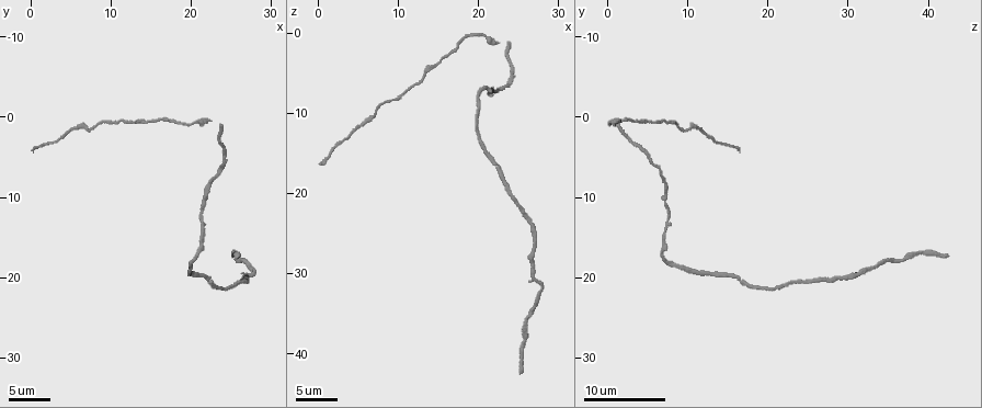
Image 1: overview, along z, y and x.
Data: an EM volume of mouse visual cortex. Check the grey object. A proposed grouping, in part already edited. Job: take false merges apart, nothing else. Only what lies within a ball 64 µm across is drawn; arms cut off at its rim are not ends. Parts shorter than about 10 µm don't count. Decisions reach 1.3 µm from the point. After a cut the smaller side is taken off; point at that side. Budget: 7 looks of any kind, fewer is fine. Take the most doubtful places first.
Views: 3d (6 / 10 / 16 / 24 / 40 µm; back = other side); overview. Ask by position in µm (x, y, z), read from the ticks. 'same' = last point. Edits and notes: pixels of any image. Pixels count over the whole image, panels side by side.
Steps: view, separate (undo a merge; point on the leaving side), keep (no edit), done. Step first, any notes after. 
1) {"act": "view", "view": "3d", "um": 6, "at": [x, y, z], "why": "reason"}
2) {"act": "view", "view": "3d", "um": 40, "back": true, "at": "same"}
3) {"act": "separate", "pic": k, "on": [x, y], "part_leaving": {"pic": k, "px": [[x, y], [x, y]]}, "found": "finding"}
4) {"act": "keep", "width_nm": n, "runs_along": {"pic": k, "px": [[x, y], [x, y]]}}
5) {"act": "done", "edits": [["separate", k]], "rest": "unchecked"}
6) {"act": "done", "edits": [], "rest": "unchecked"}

{"act": "view", "view": "3d", "um": 10, "at": [27.0, 19.0, 33.0], "why": "thin neck"}

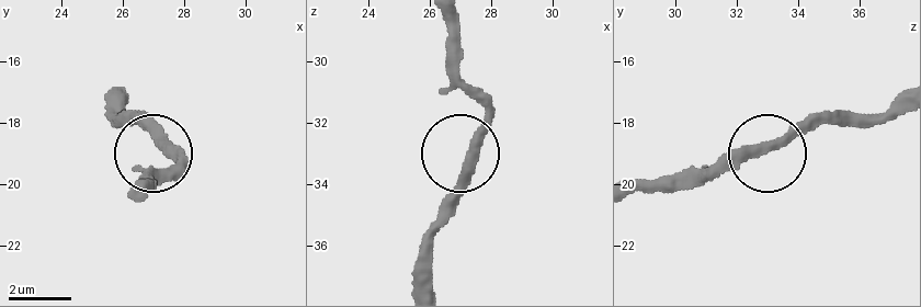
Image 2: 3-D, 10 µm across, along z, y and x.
{"act": "keep", "runs_along": {"pic": 2, "px": [[146, 186], [177, 156], [124, 111]]}, "found": "continuous, no second cell"}

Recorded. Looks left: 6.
{"act": "view", "view": "3d", "um": 10, "at": [24.0, 21.5, 20.5], "why": "thin neck"}

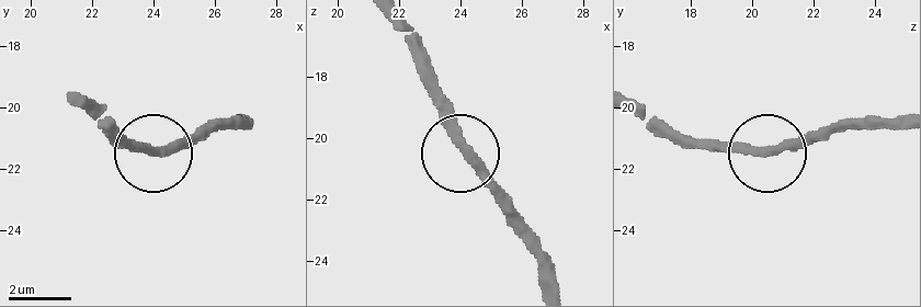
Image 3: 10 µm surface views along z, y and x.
{"act": "view", "view": "3d", "um": 6, "at": [23.9, 21.5, 20.1]}

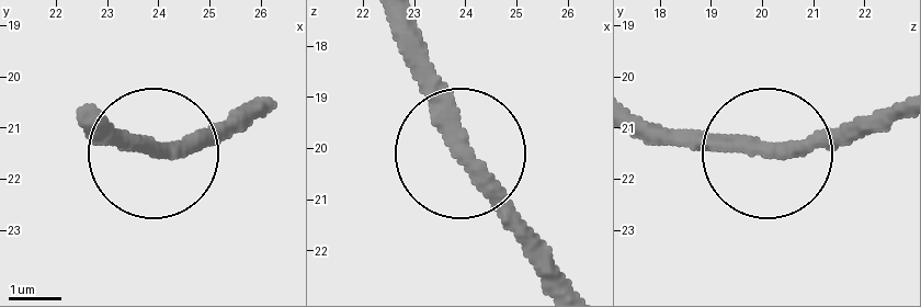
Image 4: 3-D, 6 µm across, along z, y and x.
{"act": "keep", "found": "continuous, no second cell"}

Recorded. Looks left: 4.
{"act": "view", "view": "3d", "um": 10, "at": [7.0, 1.5, 10.0], "why": "thick turns thin"}

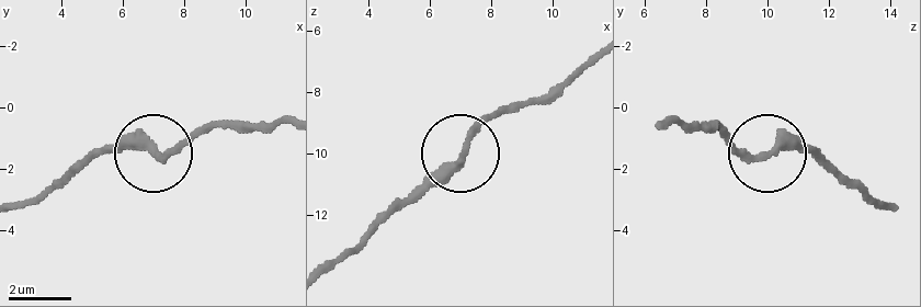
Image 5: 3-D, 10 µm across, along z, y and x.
{"act": "view", "view": "3d", "um": 6, "at": [7.2, 1.6, 9.8]}

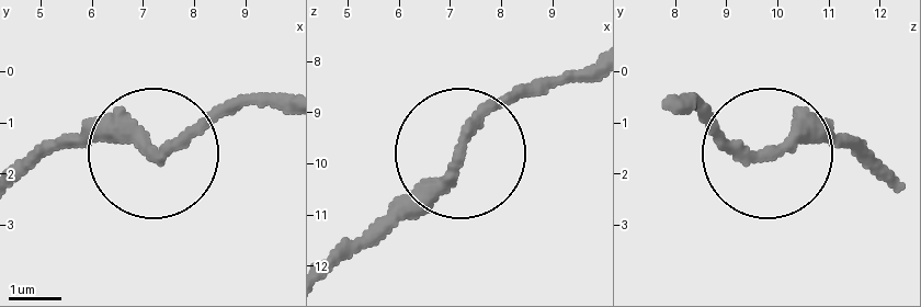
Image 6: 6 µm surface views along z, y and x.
{"act": "keep", "found": "one cell here"}

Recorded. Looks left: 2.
{"act": "done", "edits": [], "rest": "unchecked"}

